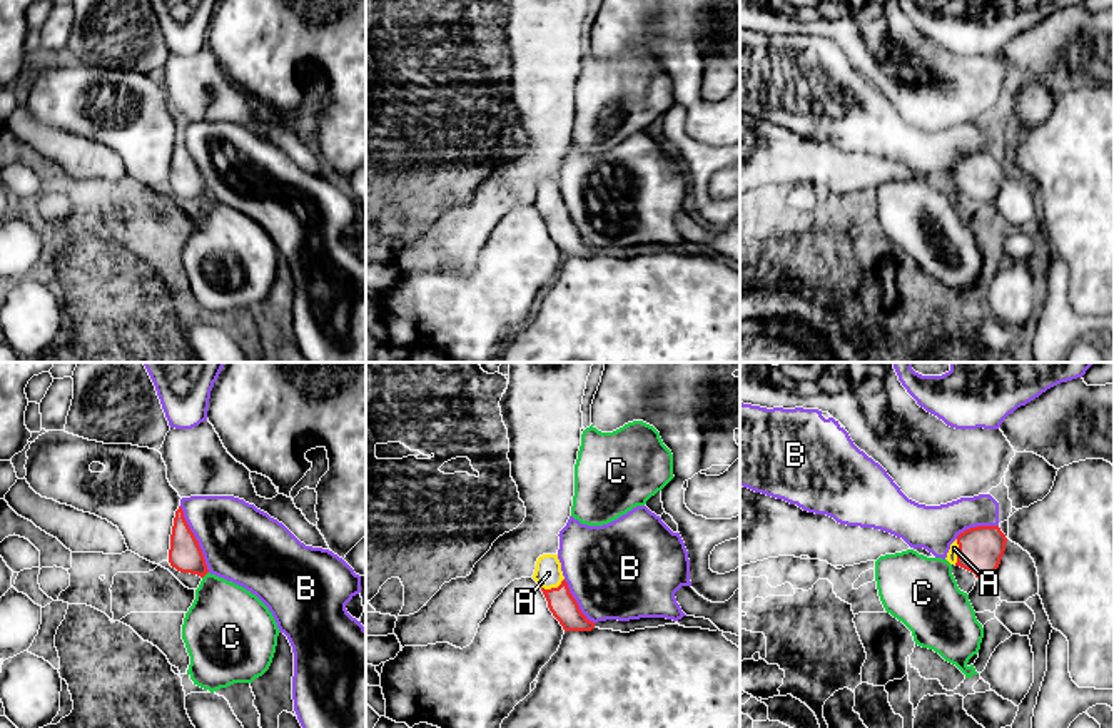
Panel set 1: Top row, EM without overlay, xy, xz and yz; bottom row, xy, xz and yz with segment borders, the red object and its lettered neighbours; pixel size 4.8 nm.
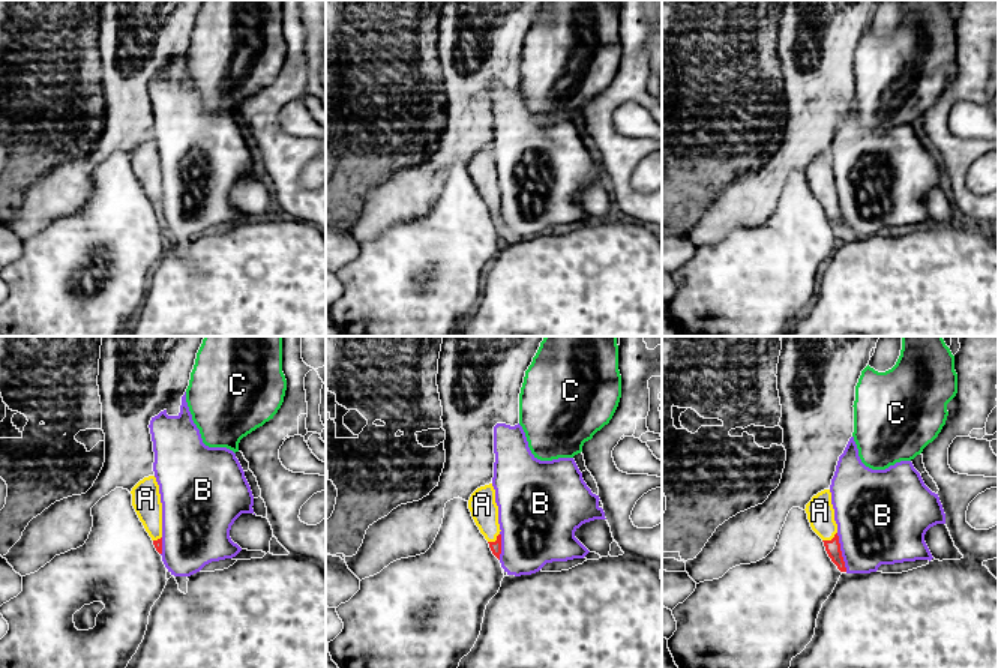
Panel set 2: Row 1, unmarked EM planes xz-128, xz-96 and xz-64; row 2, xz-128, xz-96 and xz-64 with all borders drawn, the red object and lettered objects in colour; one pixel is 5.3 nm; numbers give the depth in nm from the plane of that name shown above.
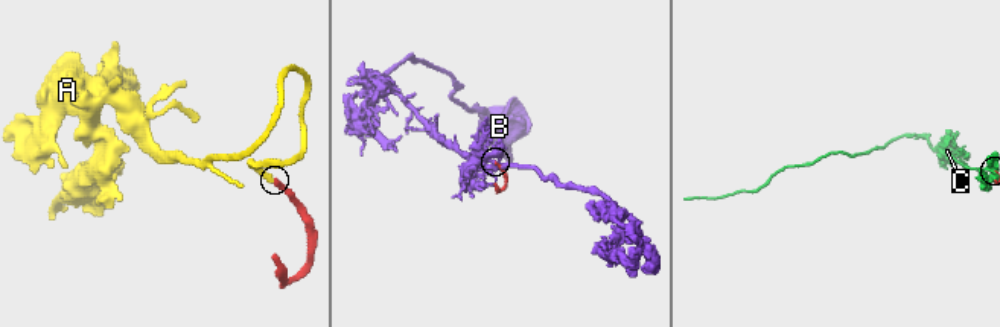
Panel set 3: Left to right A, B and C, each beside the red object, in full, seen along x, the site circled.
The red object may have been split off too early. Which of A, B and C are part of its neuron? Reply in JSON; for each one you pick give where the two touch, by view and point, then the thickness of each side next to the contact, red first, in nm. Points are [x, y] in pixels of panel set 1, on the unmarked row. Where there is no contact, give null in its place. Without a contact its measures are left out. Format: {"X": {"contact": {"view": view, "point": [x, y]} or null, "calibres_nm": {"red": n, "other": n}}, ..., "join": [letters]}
{"A": {"contact": {"view": "xz", "point": [553, 214]}, "calibres_nm": {"red": 130, "other": 130}}, "join": ["A"]}

